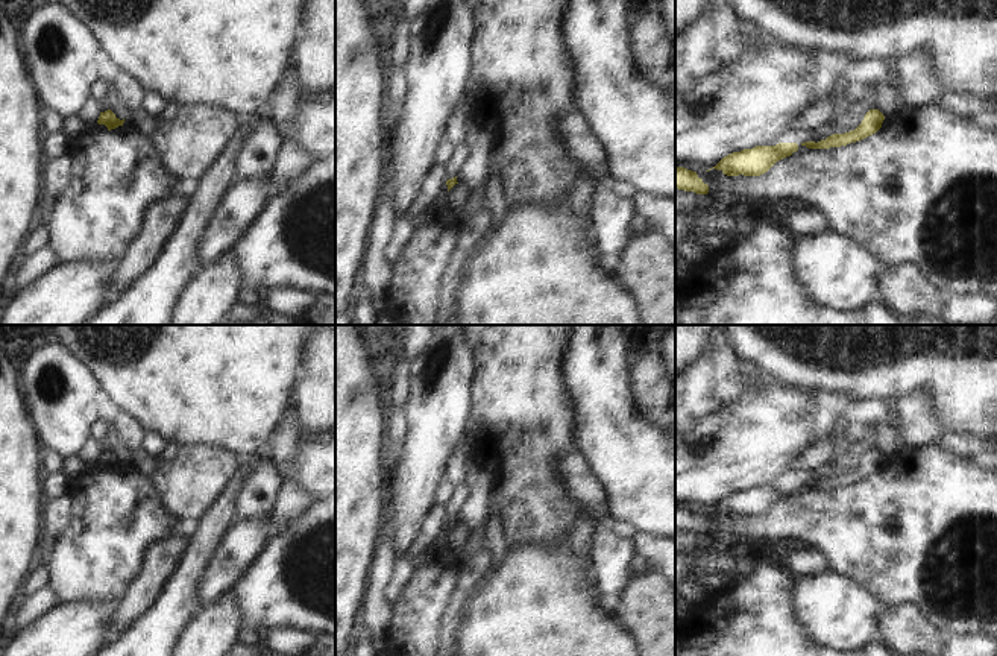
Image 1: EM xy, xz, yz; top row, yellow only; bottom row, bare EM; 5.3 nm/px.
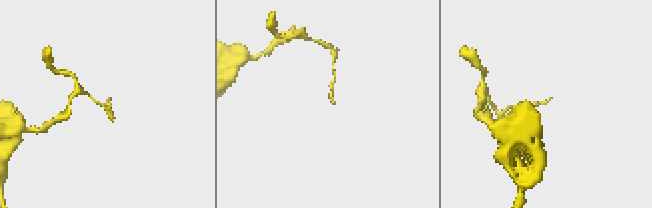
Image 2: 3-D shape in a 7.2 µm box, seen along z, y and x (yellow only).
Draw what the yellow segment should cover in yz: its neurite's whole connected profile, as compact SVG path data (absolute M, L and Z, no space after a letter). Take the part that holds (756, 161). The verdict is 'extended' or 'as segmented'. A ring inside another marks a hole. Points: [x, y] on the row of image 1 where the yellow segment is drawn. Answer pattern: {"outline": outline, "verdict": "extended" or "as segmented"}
{"outline": "M778 143L775 146L756 146L724 156L715 167L727 176L760 176L777 161L798 150L797 143Z", "verdict": "as segmented"}

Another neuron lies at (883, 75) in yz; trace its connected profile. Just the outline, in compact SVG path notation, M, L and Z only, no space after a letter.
M857 59L847 68L850 84L866 82L880 88L880 99L876 106L885 117L906 109L906 105L897 93L897 67L895 62L879 59Z

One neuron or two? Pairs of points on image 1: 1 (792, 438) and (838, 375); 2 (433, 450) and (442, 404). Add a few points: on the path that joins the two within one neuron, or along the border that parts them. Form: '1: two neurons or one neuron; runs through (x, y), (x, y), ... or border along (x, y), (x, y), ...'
1: two neurons; border along (792, 383), (805, 391), (849, 392), (856, 400)
2: one neuron; runs through (433, 439), (436, 415)

